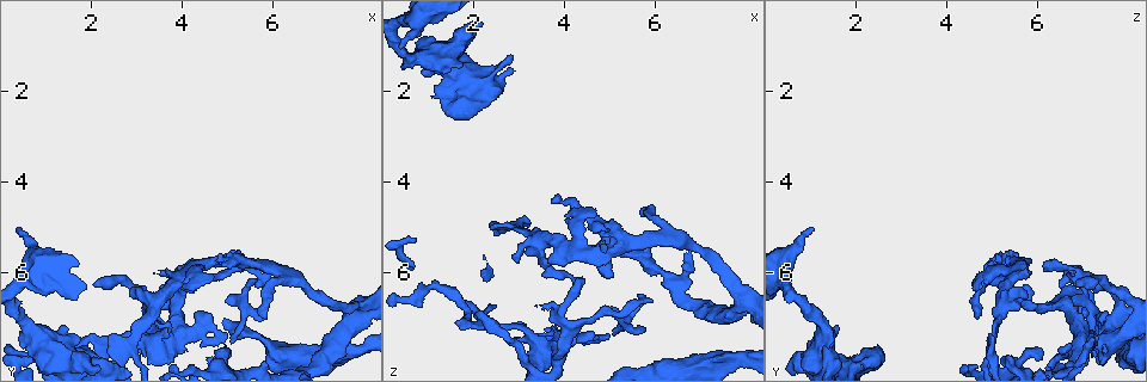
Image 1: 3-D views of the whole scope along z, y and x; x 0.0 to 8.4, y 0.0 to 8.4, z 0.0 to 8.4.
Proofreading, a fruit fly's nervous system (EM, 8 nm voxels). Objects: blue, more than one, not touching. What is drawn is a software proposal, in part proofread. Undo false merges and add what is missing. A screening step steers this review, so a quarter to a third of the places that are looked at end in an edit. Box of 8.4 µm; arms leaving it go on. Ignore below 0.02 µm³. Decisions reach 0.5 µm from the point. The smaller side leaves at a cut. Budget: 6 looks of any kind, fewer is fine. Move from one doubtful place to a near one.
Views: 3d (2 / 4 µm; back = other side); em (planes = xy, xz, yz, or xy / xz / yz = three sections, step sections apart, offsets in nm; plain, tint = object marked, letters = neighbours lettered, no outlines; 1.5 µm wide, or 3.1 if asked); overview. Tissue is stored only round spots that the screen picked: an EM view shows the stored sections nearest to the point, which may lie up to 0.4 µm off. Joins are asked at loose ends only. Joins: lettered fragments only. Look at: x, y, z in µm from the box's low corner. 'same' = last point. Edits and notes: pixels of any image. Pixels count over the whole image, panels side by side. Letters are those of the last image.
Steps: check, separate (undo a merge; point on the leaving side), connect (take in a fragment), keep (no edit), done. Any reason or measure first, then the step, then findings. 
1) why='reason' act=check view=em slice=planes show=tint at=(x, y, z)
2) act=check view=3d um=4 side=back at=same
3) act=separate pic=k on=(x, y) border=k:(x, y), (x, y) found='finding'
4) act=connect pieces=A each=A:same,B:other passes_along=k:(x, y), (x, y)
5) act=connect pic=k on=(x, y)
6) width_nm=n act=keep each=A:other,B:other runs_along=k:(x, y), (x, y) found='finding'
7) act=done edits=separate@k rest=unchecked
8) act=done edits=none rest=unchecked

why='three-way junction' act=check view=em slice=planes show=letters at=(8.00, 6.65, 6.50)

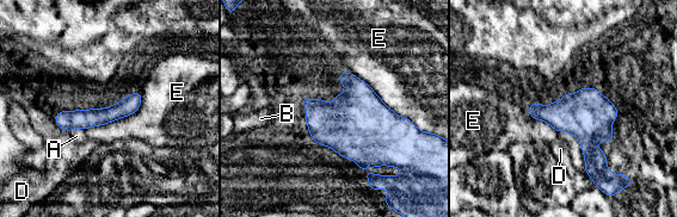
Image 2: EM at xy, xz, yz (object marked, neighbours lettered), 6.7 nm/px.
act=keep each=A:other,B:other,D:other,E:other runs_along=2:(137, 97), (110, 115), (59, 119) found='one neuron here'

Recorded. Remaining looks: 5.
act=check view=3d um=4 at=(5.05, 7.85, 6.05)

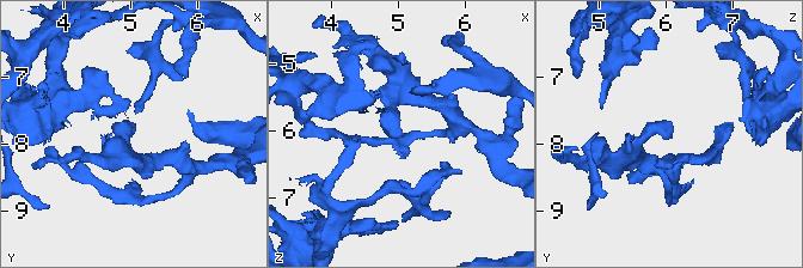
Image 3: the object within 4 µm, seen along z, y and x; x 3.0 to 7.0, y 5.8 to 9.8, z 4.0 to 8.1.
act=check view=em slice=planes show=plain at=(5.05, 7.90, 6.05)

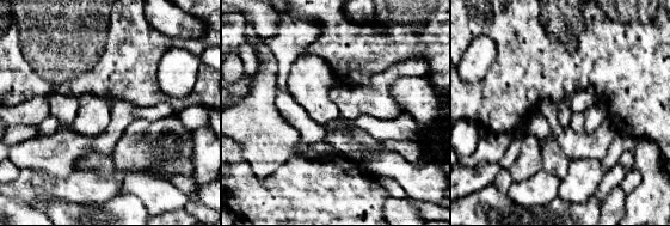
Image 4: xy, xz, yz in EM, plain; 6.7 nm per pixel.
why='see the neighbours' act=check view=em slice=planes show=letters at=same

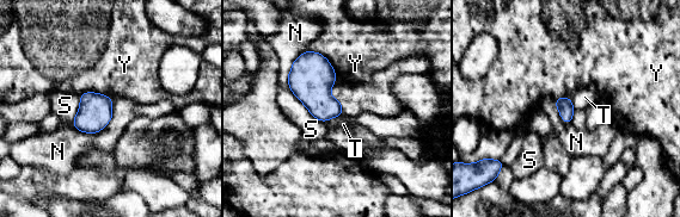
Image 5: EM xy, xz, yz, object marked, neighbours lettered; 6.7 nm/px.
act=keep each=N:other,S:other,T:other,Y:other border=5:(112, 99), (103, 128), (75, 129) found='none of them fits'

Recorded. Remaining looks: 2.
why='arms part here' act=check view=em slice=planes show=tint at=(4.05, 6.30, 7.35)

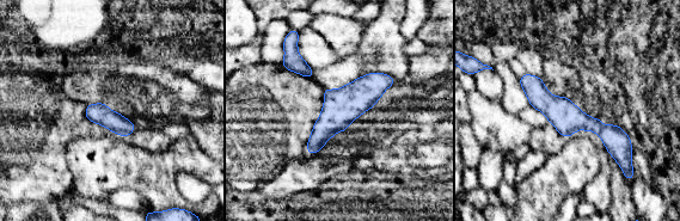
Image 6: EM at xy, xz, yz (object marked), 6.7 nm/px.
why='what lies round it' act=check view=em slice=planes show=letters at=same

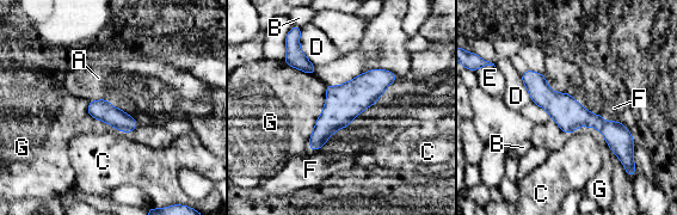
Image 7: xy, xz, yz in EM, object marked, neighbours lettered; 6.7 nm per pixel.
width_nm=140 act=keep each=A:other,B:other,C:other,D:other,E:other,F:other,G:other runs_along=7:(524, 77), (570, 115), (598, 122), (629, 160) found='all the same neuron'

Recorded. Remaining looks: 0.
act=done edits=none rest=unchecked

